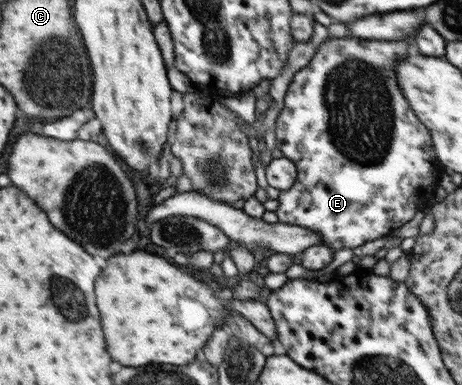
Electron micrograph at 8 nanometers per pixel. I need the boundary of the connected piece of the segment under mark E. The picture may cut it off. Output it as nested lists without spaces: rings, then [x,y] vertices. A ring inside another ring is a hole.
[[[346,37],[343,39],[329,39],[320,43],[317,51],[314,51],[308,65],[299,69],[291,79],[291,82],[286,88],[286,93],[282,97],[283,109],[278,113],[275,119],[275,147],[280,150],[280,153],[292,161],[296,166],[297,176],[290,189],[280,191],[277,197],[278,208],[275,214],[277,221],[288,225],[298,225],[317,233],[321,239],[321,245],[328,246],[328,248],[338,251],[340,249],[353,249],[378,239],[379,237],[388,238],[392,236],[392,231],[404,225],[406,221],[412,219],[412,215],[420,206],[432,196],[435,186],[438,185],[440,173],[438,173],[439,161],[435,149],[433,148],[432,137],[428,133],[428,129],[418,121],[417,115],[408,107],[406,99],[402,97],[402,91],[396,83],[396,73],[394,73],[394,65],[398,59],[406,57],[408,53],[408,43],[406,41],[364,41],[362,39],[354,39]]]

